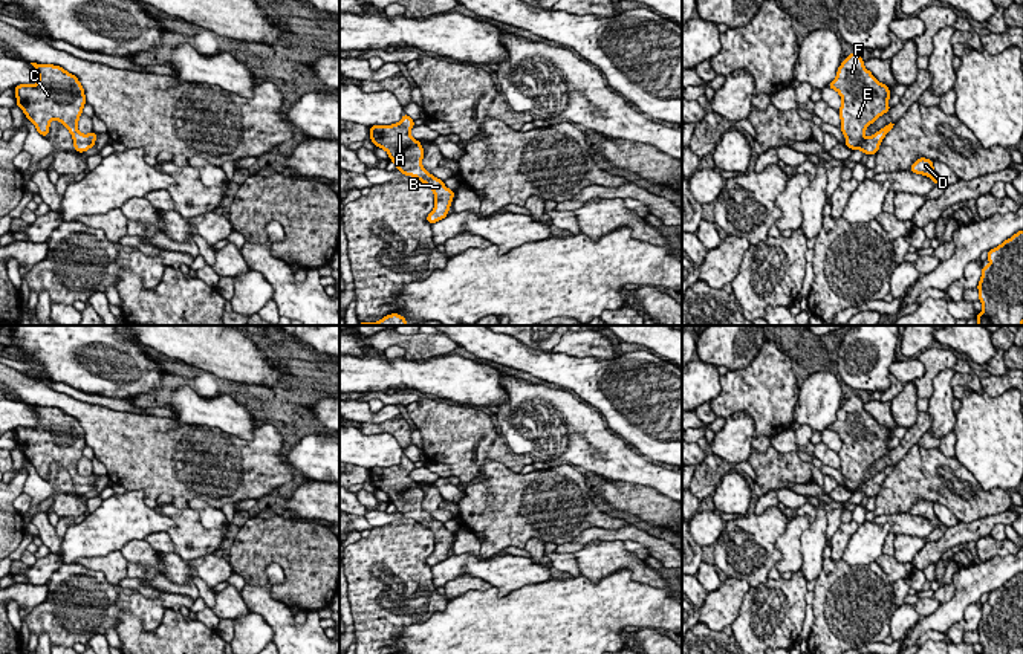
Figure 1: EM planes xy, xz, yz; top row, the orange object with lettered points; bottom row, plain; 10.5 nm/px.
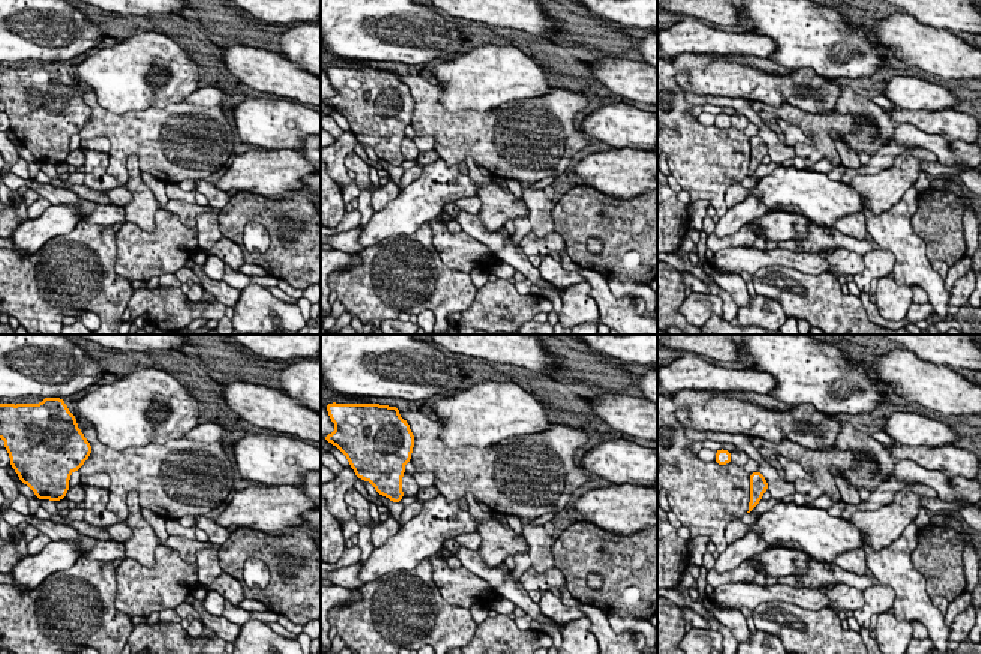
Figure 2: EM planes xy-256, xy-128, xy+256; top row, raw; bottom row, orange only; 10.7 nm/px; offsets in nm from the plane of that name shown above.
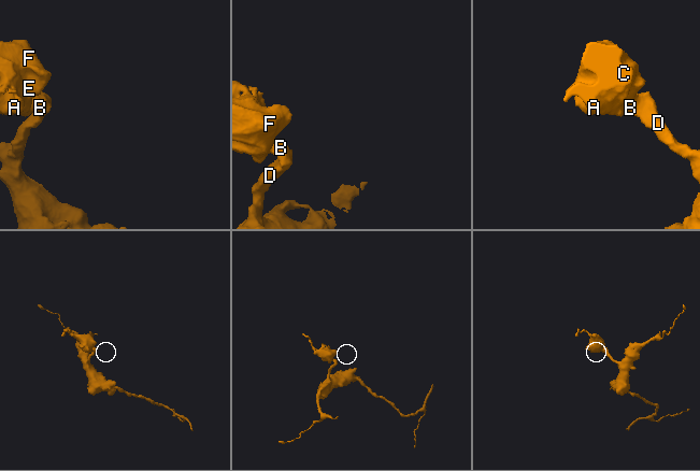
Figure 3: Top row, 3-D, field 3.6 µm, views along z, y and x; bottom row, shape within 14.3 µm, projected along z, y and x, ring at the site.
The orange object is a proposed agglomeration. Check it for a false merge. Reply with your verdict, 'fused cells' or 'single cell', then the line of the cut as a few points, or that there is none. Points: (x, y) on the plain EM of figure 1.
single cell | no cut

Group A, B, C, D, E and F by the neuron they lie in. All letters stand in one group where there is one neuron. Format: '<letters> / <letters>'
A B C D E F

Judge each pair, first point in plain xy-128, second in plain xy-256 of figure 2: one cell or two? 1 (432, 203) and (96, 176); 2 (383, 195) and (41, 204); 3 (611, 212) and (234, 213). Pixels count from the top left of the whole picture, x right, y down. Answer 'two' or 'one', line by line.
1: one
2: one
3: one

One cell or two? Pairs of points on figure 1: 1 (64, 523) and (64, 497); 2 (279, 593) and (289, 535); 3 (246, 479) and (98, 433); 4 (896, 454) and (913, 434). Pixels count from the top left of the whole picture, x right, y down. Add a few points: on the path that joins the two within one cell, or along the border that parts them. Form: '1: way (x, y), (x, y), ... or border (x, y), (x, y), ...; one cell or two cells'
1: border (83, 514), (58, 517); two cells
2: way (291, 579), (291, 549); one cell
3: way (210, 465), (184, 459), (164, 459), (135, 448); one cell
4: way (901, 450), (910, 439); one cell

